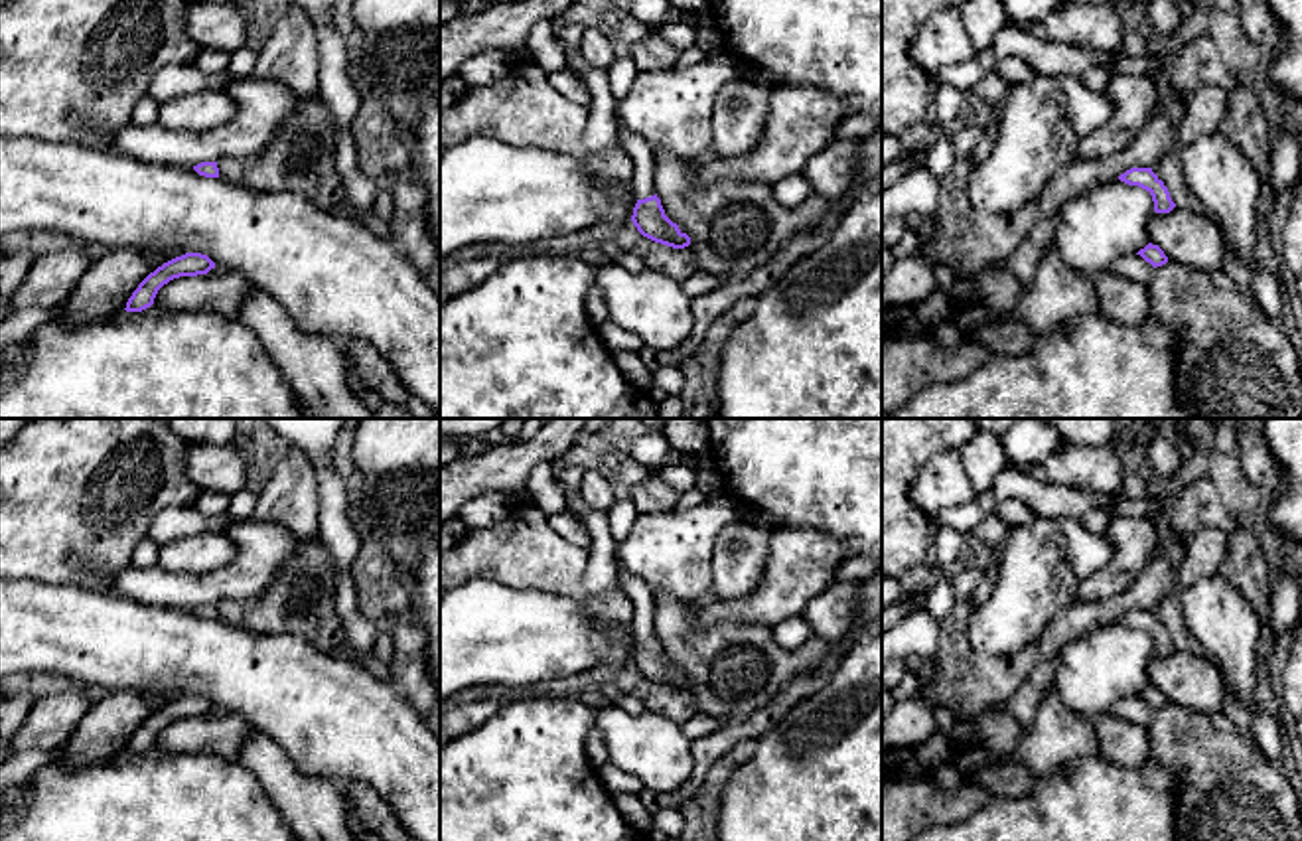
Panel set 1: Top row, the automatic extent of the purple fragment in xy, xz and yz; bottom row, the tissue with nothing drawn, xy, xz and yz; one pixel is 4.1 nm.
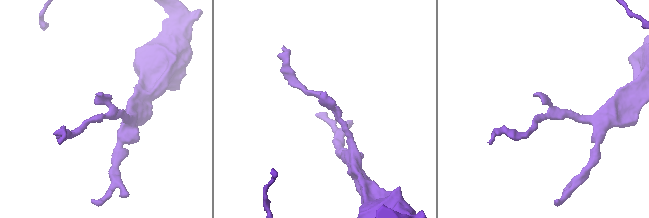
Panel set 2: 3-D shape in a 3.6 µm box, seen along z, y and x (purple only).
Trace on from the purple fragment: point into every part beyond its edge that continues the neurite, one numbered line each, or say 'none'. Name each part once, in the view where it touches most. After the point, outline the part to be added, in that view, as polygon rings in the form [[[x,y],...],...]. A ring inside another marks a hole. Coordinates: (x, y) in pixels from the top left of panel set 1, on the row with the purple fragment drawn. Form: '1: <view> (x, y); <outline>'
1: xz (642, 184); [[[617,118],[617,146],[633,160],[633,176],[629,188],[635,199],[645,199],[655,195],[655,154],[653,148],[637,134],[633,134]]]

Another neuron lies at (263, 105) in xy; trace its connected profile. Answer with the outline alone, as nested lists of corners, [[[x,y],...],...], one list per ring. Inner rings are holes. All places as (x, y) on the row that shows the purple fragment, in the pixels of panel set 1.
[[[254,75],[235,79],[225,93],[237,105],[237,115],[227,124],[211,130],[168,130],[160,122],[140,126],[130,120],[116,130],[114,148],[146,164],[189,170],[225,156],[254,158],[298,111],[300,101],[286,85]]]

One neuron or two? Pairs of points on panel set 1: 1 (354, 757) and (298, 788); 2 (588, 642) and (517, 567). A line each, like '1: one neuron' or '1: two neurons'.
1: two neurons
2: two neurons

